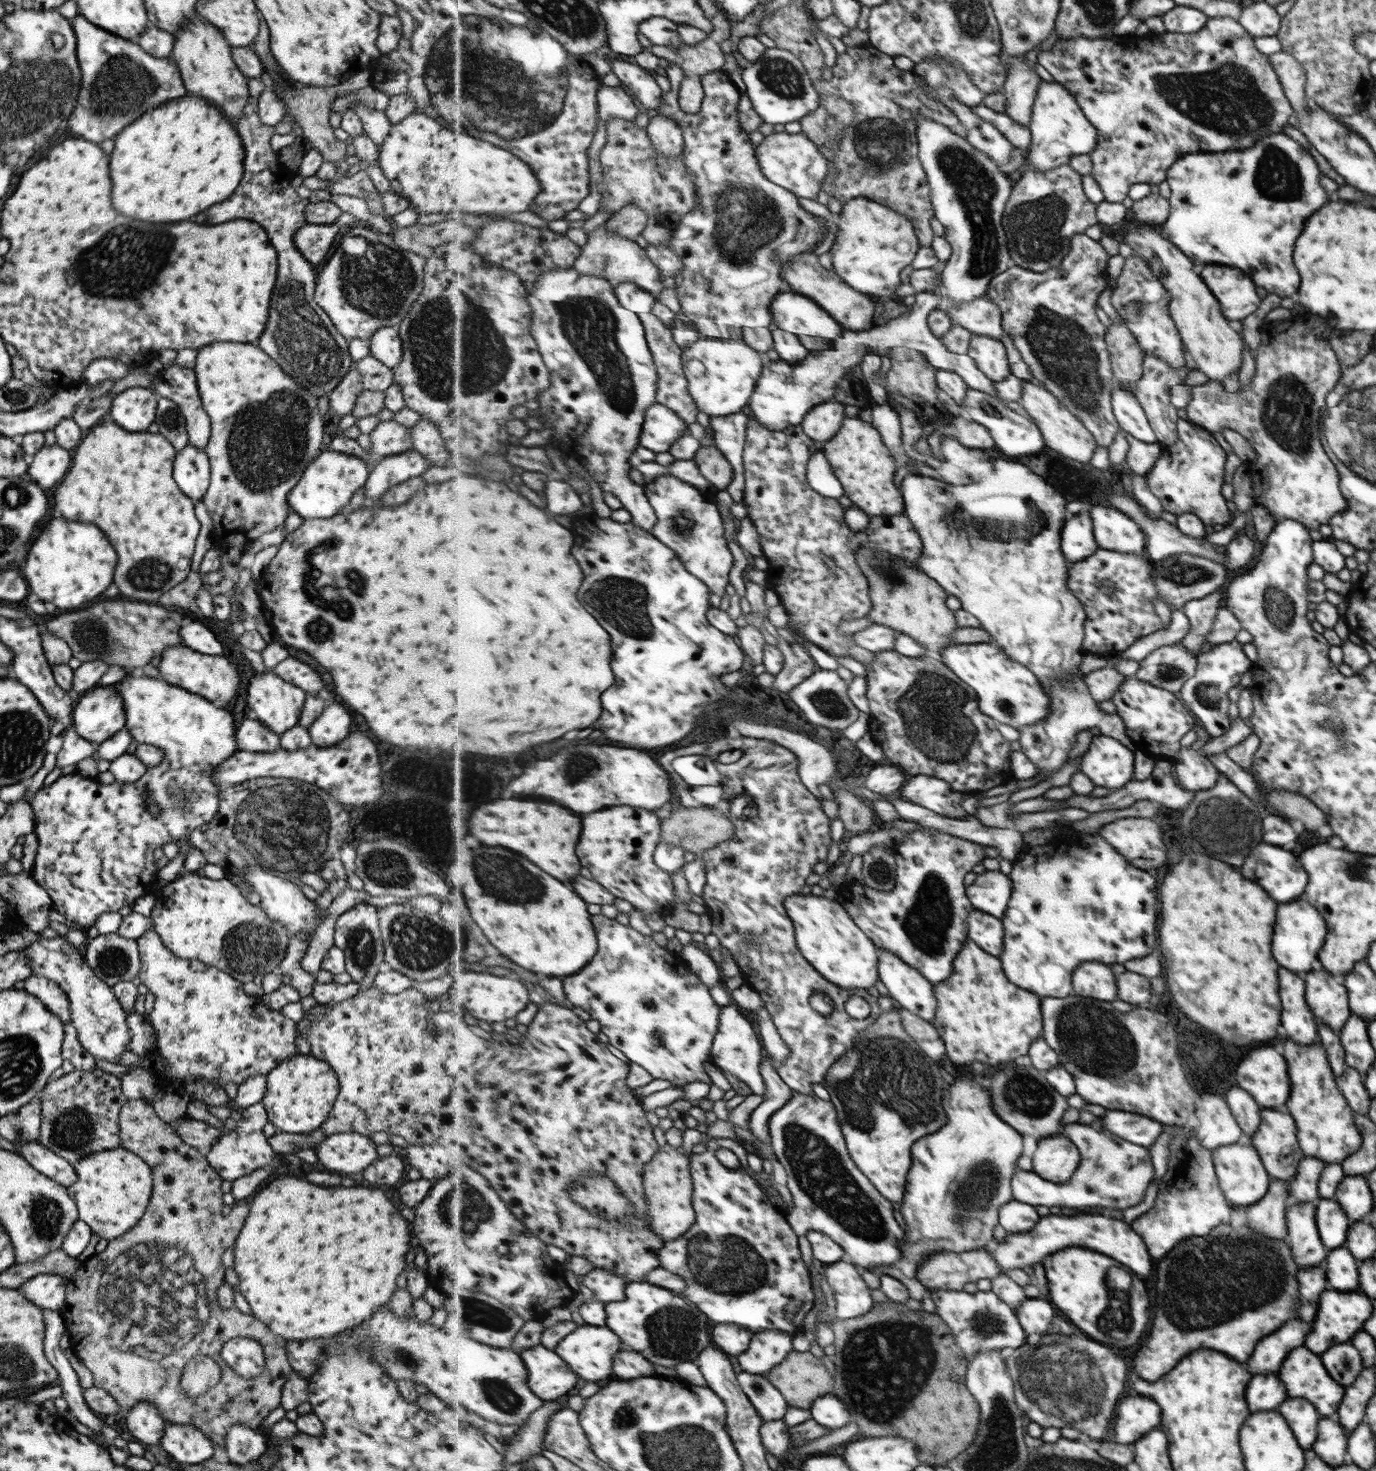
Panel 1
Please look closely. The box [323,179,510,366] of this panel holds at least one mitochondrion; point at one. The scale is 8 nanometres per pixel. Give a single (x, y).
(377, 280)

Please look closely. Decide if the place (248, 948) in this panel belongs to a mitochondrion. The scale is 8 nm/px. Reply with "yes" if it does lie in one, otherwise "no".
yes

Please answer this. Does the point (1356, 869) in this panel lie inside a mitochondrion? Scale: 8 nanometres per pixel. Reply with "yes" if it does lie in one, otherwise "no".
yes

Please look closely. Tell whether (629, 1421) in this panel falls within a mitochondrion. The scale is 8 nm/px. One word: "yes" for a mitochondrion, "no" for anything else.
yes

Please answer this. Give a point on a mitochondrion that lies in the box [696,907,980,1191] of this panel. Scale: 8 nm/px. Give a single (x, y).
(881, 1054)

